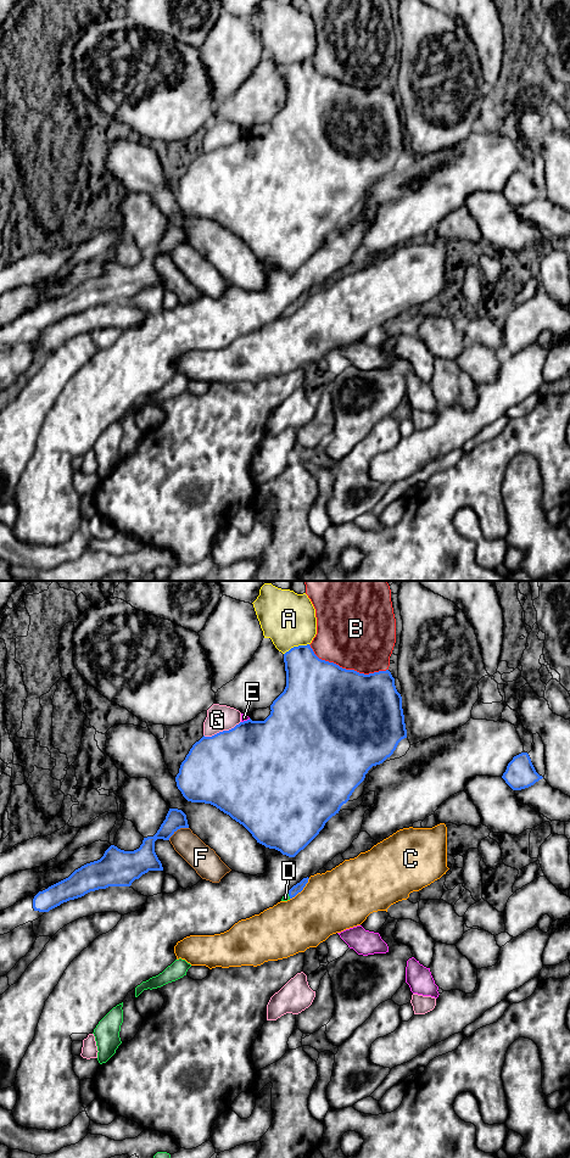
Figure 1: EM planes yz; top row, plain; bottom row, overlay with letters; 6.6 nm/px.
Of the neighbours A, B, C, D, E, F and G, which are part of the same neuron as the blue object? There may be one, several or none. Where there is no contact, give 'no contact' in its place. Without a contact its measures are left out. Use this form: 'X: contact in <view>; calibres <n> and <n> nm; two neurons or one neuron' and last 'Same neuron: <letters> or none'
A: contact in yz; calibres 320 and 360 nm; two neurons
B: contact in yz; calibres 500 and 480 nm; two neurons
C: contact in yz; calibres 60 and 400 nm; two neurons
D: contact in yz; calibres 60 and 50 nm; one neuron
E: contact in yz; calibres 500 and 50 nm; two neurons
F: contact in yz; calibres 130 and 180 nm; two neurons
G: contact in yz; calibres 500 and 180 nm; two neurons
Same neuron: D

